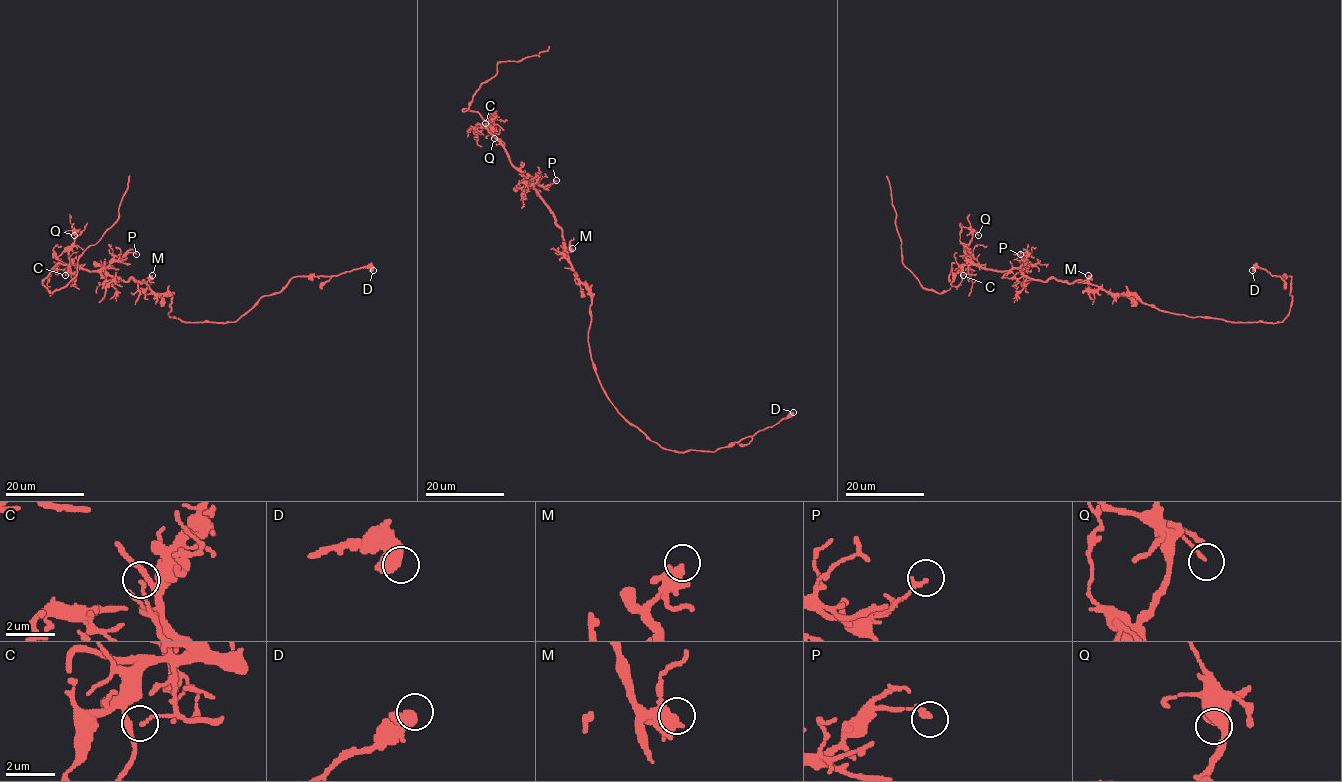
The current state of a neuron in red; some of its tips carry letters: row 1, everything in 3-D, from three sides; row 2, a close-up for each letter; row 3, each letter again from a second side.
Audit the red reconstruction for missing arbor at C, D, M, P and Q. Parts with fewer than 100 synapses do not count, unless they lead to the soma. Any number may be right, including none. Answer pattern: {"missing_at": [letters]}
{"missing_at": []}

